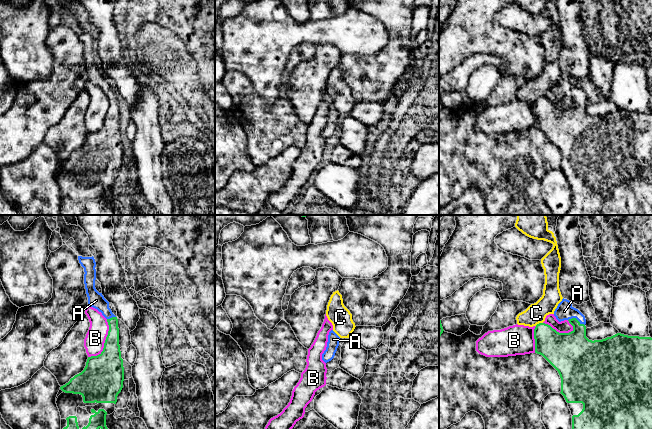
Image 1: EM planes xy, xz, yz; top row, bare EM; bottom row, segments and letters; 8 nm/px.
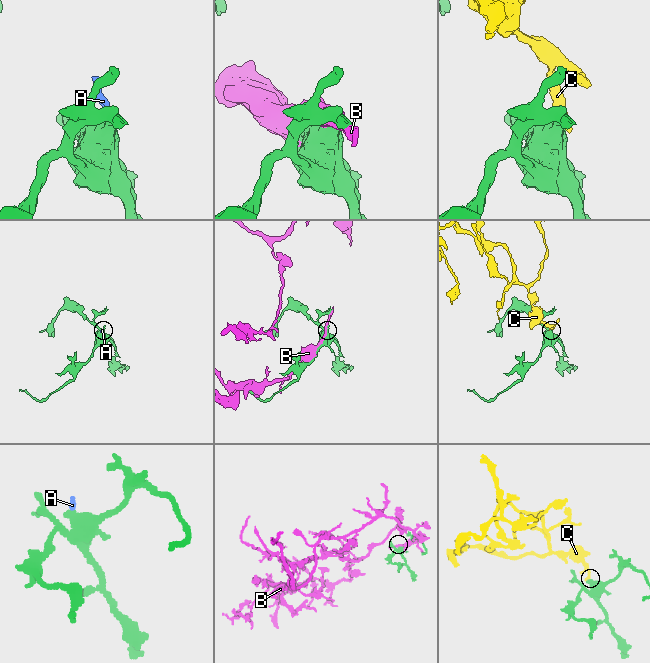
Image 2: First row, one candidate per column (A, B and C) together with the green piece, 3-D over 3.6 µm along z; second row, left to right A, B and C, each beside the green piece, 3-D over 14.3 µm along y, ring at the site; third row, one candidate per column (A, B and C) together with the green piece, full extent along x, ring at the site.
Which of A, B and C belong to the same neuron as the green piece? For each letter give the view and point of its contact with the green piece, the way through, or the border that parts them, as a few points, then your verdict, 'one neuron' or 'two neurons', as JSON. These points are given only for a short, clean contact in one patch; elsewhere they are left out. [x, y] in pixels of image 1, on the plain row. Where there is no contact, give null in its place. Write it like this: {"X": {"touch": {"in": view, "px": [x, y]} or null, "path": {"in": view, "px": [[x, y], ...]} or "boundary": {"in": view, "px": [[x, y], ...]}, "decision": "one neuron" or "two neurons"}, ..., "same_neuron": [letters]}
{"A": {"touch": {"in": "yz", "px": [576, 95]}, "path": {"in": "yz", "px": [[573, 126], [577, 114], [576, 95], [570, 89], [564, 87]]}, "decision": "one neuron"}, "B": {"touch": {"in": "xy", "px": [105, 118]}, "decision": "two neurons"}, "C": {"touch": {"in": "yz", "px": [539, 99]}, "decision": "two neurons"}, "same_neuron": ["A"]}

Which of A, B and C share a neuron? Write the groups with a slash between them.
A / B / C

